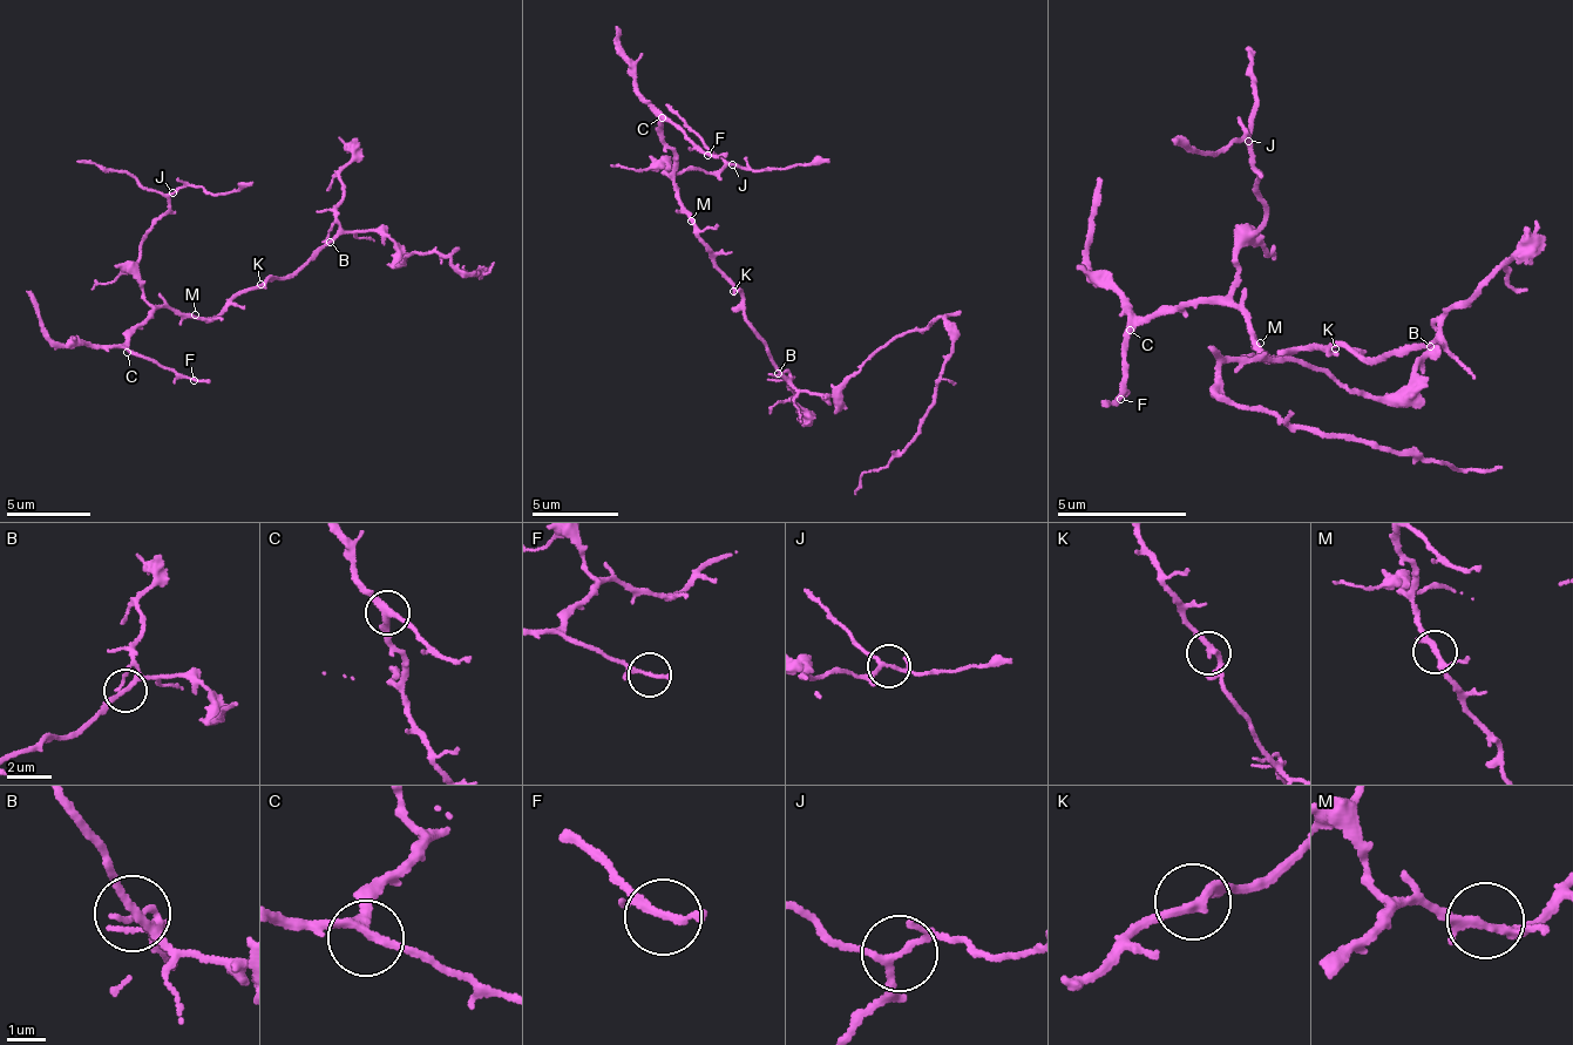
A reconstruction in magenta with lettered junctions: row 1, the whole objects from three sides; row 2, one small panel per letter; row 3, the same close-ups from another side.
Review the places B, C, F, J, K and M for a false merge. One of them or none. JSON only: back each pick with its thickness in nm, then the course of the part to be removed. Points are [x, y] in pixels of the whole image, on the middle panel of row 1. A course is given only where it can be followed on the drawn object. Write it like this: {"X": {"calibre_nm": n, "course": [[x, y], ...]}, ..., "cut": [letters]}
{"cut": []}

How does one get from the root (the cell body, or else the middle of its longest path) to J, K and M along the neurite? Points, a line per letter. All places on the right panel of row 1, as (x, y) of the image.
J: (1412, 346), (1362, 359), (1329, 346), (1275, 358), (1254, 348), (1229, 290), (1235, 249), (1263, 218), (1248, 141)
K: (1412, 346), (1392, 347), (1362, 359), (1353, 350), (1335, 348)
M: (1412, 346), (1362, 359), (1353, 350), (1308, 344), (1275, 358), (1260, 343)

